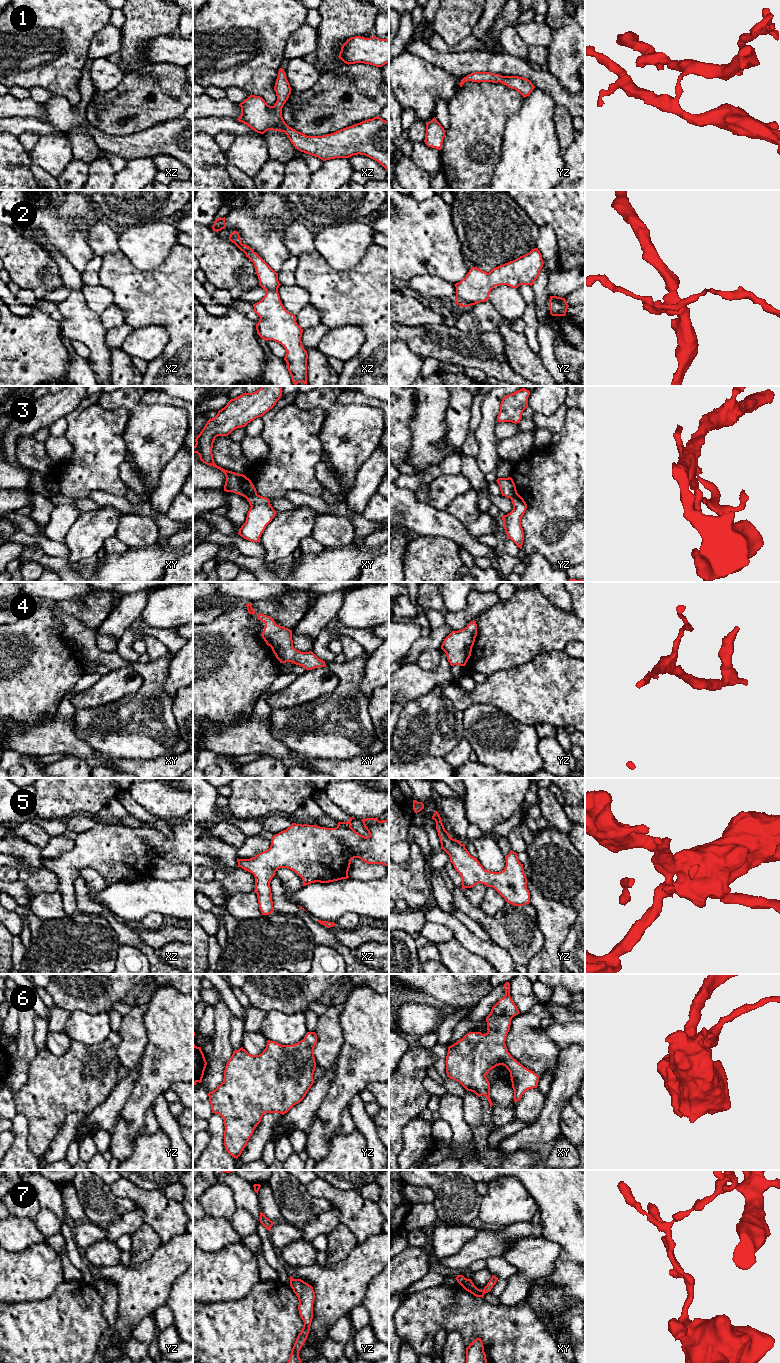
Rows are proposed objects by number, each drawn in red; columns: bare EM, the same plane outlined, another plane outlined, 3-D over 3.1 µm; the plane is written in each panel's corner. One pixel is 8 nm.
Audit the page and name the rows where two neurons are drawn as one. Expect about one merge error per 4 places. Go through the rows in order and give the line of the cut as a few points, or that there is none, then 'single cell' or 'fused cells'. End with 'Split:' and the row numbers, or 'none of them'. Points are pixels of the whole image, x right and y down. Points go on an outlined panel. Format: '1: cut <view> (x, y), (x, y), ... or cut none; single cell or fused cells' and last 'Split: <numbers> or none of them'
1: cut none; single cell
2: cut none; single cell
3: cut xy (256, 493), (246, 498); fused cells
4: cut none; single cell
5: cut none; single cell
6: cut none; single cell
7: cut xy (467, 1279), (459, 1283); fused cells
Split: 3, 7

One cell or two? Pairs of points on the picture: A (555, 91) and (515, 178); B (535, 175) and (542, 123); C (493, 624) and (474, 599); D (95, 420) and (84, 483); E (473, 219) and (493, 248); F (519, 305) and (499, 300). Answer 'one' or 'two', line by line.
A: two
B: one
C: two
D: one
E: one
F: one

